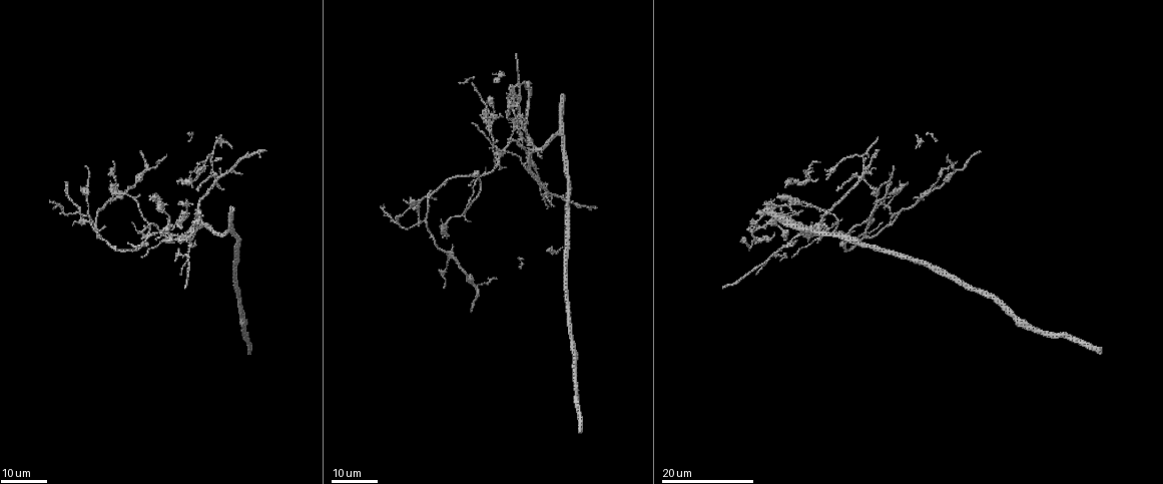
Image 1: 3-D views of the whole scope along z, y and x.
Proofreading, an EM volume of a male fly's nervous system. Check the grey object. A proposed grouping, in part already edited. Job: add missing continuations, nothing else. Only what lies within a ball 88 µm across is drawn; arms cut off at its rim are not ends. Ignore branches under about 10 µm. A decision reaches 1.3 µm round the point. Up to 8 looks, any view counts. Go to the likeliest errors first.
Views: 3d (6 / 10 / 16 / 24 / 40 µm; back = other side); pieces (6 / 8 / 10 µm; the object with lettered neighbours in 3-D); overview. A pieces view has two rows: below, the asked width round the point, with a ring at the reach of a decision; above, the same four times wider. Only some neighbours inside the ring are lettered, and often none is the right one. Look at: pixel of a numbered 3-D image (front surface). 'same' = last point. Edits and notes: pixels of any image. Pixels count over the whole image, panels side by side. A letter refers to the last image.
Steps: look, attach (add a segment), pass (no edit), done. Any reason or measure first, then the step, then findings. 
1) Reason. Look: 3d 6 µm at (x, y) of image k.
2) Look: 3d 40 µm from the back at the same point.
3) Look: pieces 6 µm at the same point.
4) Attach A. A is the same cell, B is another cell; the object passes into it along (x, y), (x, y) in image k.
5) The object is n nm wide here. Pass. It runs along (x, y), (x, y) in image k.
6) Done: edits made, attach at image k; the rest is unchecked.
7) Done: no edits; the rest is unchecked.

Free end. Look: 3d 24 µm at (820, 211) of image 1.

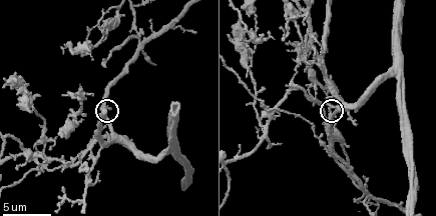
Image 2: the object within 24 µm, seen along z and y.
See the neighbours. Look: pieces 10 µm at (328, 108) of image 2.

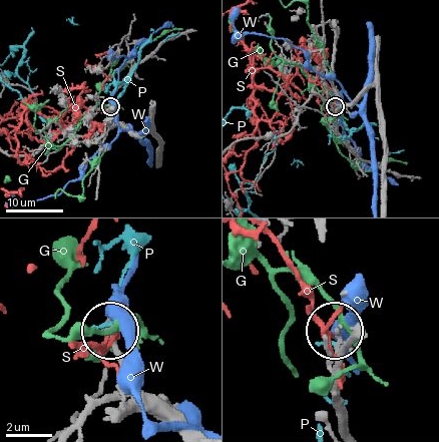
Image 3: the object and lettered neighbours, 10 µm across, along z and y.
The object is 220 nm wide here. Pass. G, P, S and W are other cells; none of them fits.

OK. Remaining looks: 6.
Tapers out. Look: 3d 10 µm at (102, 65) of image 2.

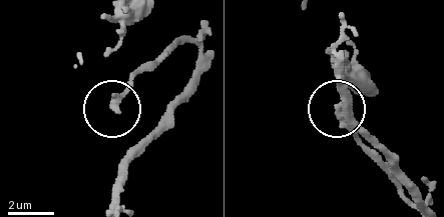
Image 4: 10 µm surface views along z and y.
Look: pieces 8 µm at (115, 110) of image 4.

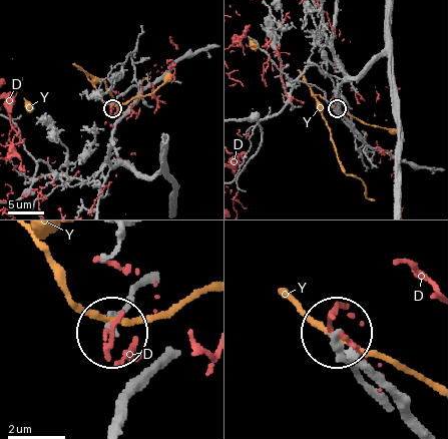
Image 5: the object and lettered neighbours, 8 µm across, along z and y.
The object is 190 nm wide here. Pass. D and Y are other cells; it runs along (371, 384), (337, 337) in image 5; none of them fits.

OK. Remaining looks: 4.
Tapers out. Look: 3d 24 µm at (143, 256) of image 1.

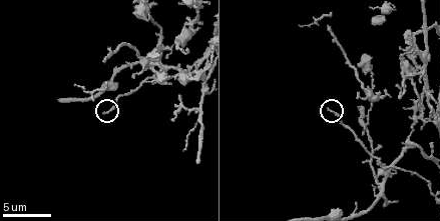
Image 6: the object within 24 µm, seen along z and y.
Look: pieces 6 µm at (103, 113) of image 6.

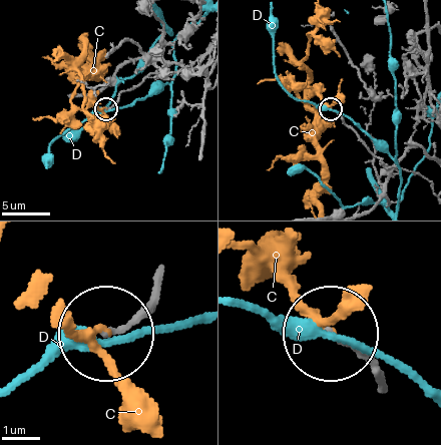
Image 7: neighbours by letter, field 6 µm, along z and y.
Pass. C and D are other cells; it runs along (425, 151), (411, 147), (387, 167), (330, 109) in image 7; none of them fits.

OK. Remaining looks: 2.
Look: pieces 8 µm at (355, 125) of image 2.

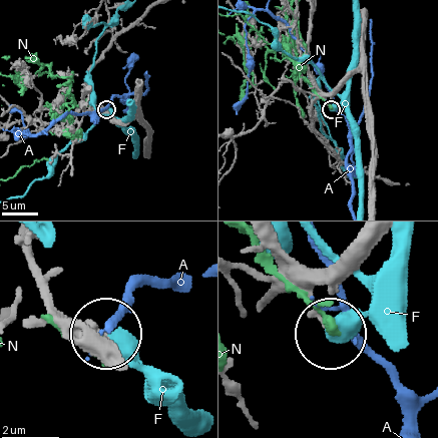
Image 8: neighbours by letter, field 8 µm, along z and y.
Pass. A, F and N are other cells; no lettered segment goes on from it.

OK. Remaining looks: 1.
Done: no edits; the rest is unchecked.

